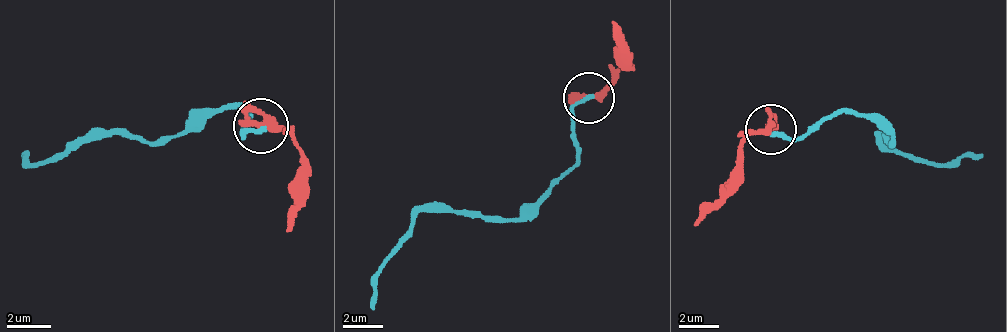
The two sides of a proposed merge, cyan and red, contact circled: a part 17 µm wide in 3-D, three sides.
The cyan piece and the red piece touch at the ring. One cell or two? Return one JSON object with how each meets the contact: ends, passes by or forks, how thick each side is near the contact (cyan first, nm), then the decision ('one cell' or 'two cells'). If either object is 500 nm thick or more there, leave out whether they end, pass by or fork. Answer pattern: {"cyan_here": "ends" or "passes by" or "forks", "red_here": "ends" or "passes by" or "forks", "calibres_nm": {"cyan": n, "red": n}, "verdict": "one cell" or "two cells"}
{"cyan_here": "ends", "red_here": "passes by", "calibres_nm": {"cyan": 190, "red": 340}, "verdict": "one cell"}

